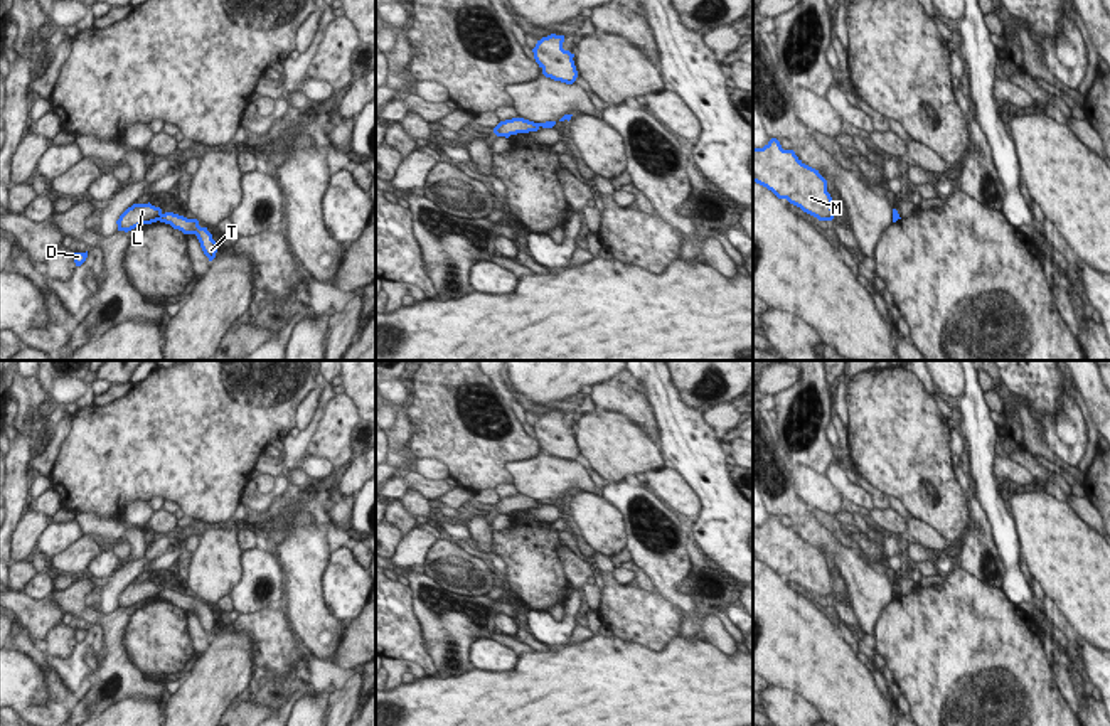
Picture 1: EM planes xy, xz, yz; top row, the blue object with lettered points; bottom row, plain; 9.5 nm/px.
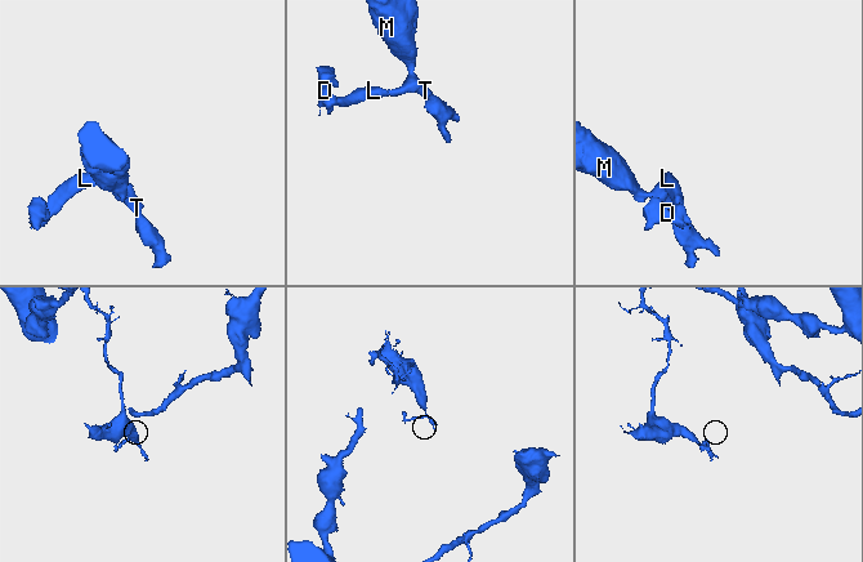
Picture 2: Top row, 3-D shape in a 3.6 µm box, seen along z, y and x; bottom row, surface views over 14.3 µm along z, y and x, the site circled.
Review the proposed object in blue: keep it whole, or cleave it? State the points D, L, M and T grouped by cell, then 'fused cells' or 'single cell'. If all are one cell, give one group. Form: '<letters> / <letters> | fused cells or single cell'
D L / M T | fused cells

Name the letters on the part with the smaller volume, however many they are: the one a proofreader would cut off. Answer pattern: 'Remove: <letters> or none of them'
Remove: D, L

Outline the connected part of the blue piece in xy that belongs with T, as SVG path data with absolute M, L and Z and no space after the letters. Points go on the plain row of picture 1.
M165 590L158 595L160 600L170 601L173 606L182 608L184 611L195 611L204 632L212 638L217 630L217 620L212 617L212 611L207 605L200 605L197 596L187 596L184 593Z

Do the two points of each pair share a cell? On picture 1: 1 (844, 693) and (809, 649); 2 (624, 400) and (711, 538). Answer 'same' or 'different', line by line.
1: same
2: different

